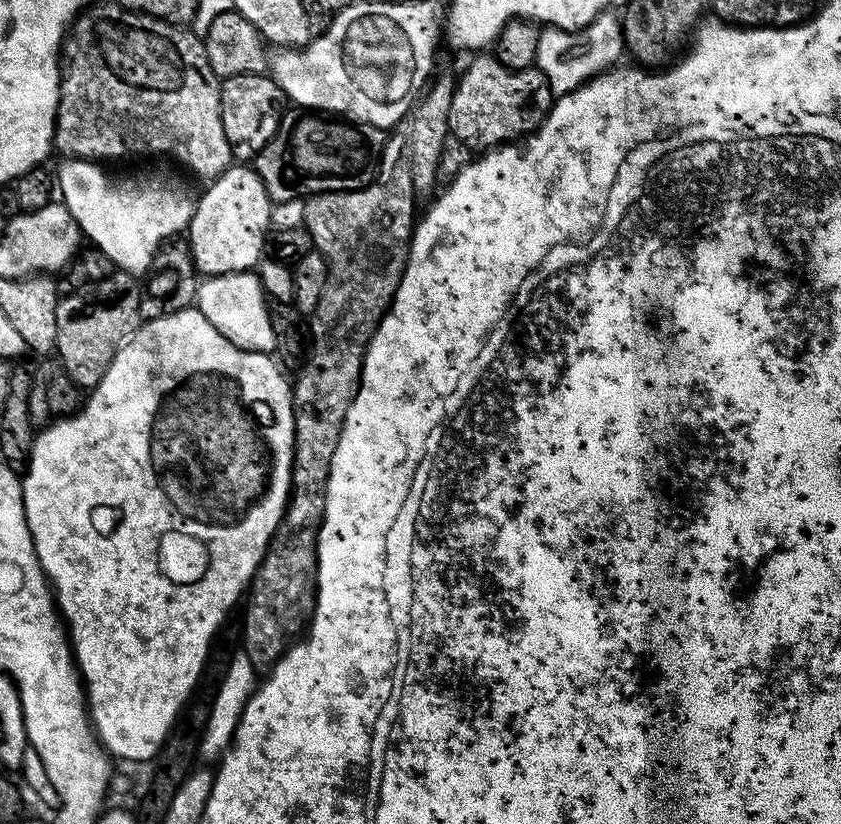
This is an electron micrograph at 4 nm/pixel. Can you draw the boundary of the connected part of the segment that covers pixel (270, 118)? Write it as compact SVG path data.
M246 73L225 78L221 81L220 105L223 108L223 129L226 136L234 147L237 155L248 156L252 152L261 153L265 145L271 143L272 137L277 132L282 115L281 108L278 108L279 100L282 100L282 93L277 87L275 80L271 77L257 73Z

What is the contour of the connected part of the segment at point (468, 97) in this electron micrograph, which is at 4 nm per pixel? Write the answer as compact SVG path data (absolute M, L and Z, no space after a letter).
M476 54L455 85L450 102L451 139L476 150L491 150L519 141L539 129L554 103L547 78L537 68L503 68L492 54Z

